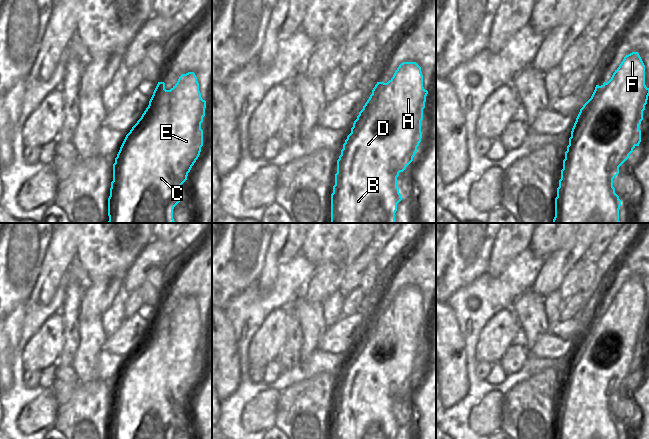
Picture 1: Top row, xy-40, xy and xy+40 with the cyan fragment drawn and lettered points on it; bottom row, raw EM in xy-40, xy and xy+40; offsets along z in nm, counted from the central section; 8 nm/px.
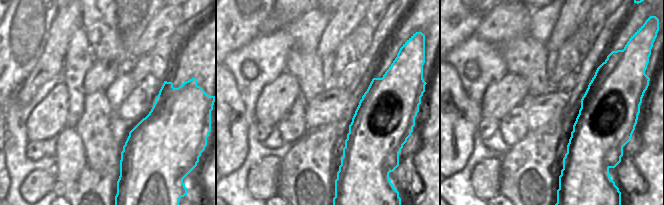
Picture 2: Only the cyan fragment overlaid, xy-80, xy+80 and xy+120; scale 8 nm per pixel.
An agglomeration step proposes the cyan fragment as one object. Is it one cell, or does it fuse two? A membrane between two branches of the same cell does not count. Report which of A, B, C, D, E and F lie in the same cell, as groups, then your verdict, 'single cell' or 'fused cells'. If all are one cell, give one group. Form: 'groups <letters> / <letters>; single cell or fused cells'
groups A B C D E F; single cell

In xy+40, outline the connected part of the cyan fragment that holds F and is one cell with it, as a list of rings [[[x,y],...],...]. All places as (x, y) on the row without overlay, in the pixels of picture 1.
[[[638,276],[626,279],[607,307],[596,309],[591,322],[580,333],[571,355],[555,422],[555,439],[619,439],[621,424],[615,417],[613,403],[619,398],[619,391],[641,366],[639,349],[648,320],[645,289]]]

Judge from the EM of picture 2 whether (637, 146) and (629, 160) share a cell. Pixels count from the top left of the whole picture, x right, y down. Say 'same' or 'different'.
different

